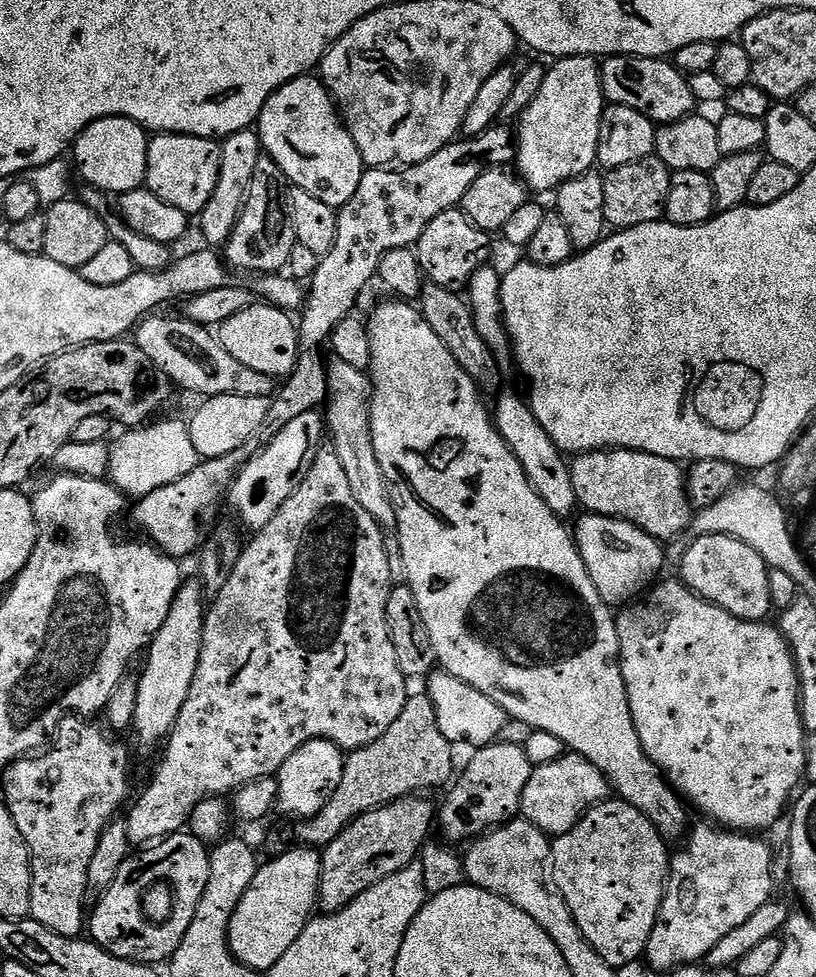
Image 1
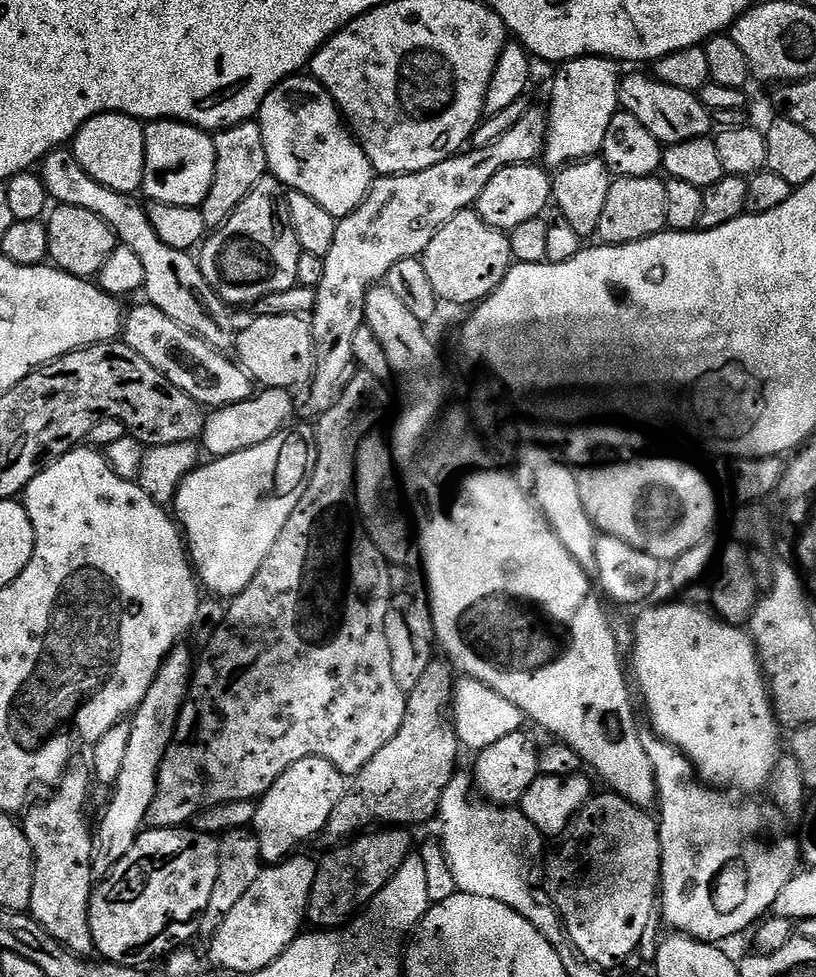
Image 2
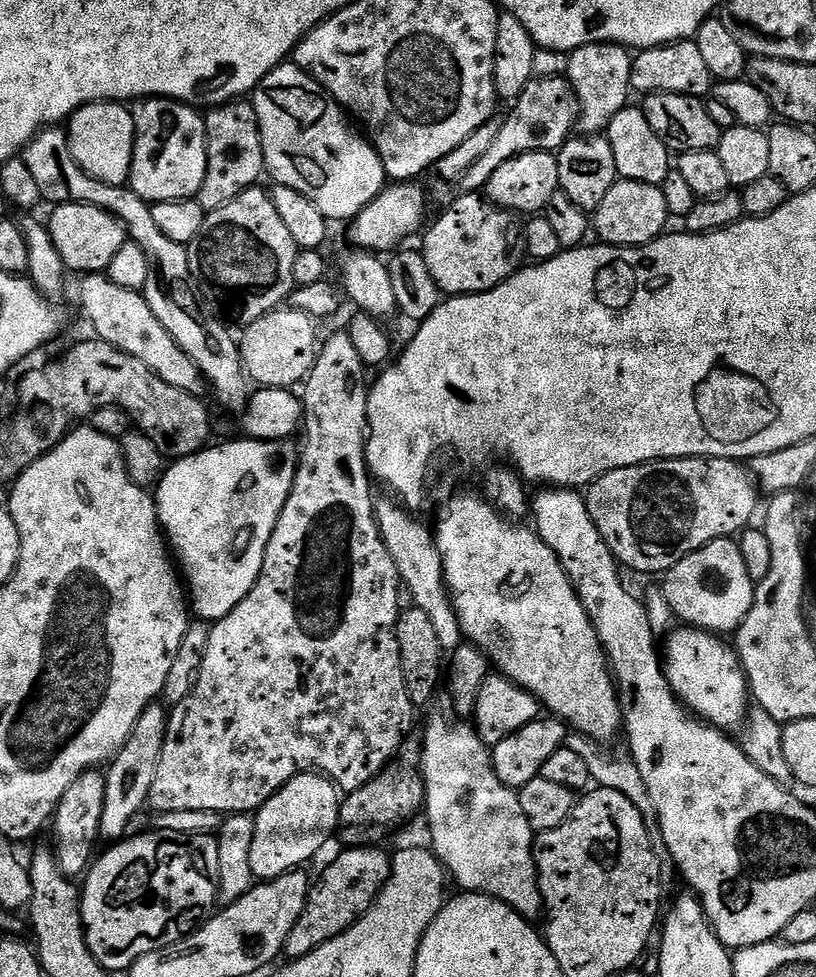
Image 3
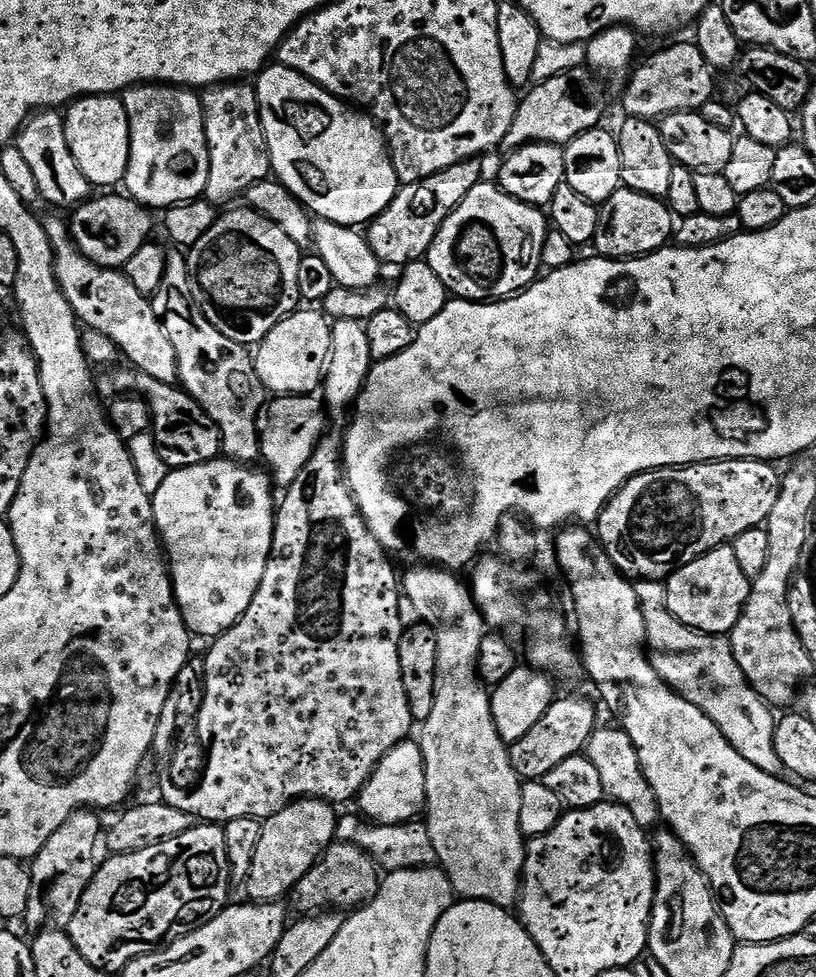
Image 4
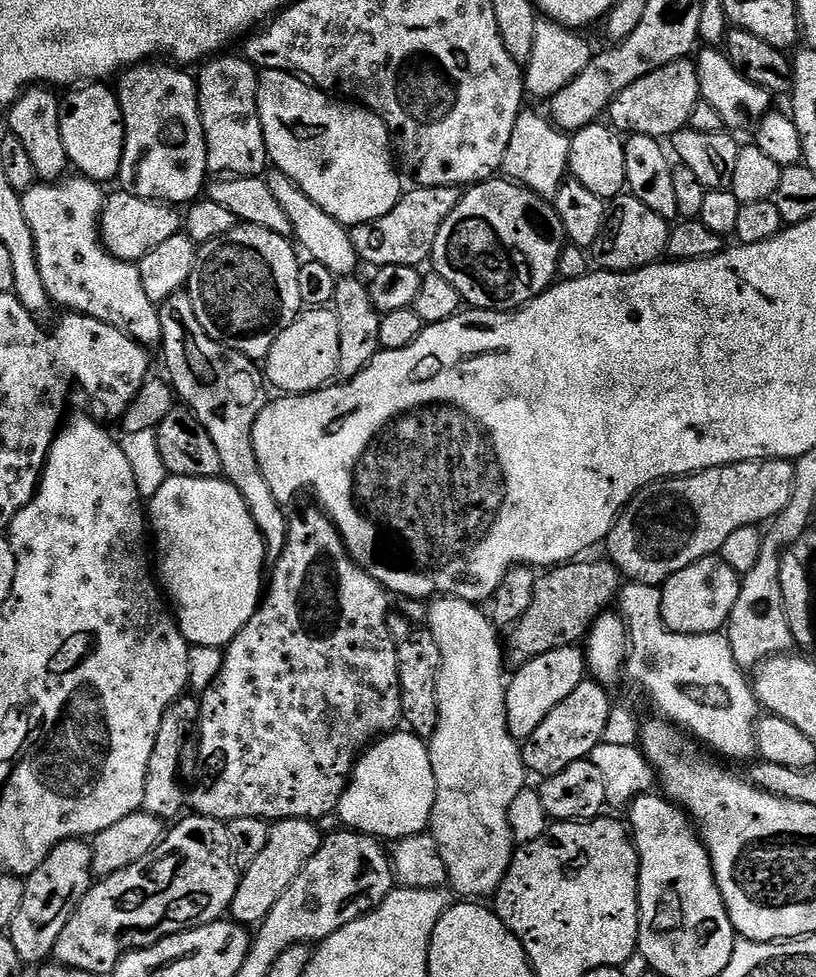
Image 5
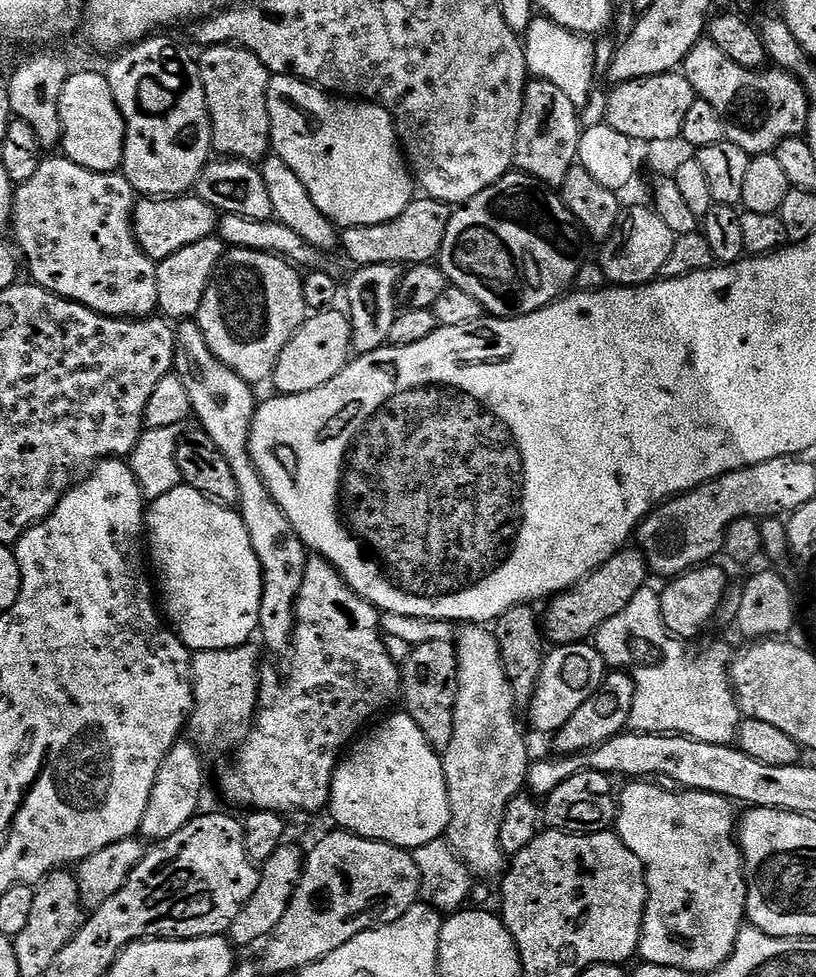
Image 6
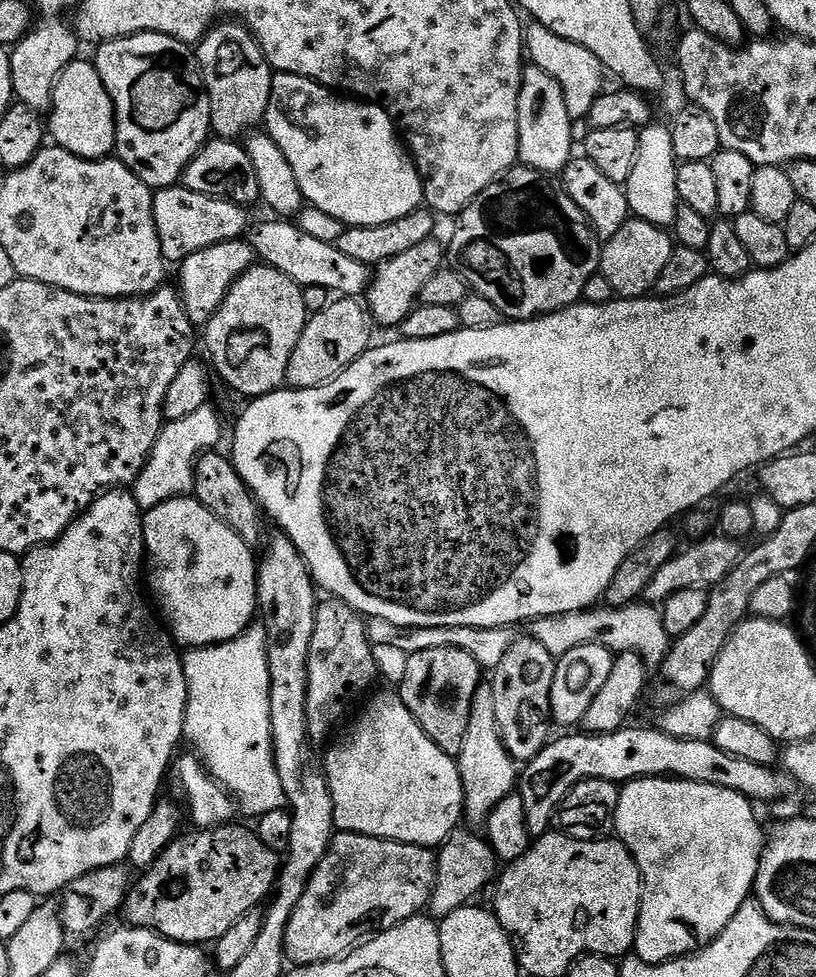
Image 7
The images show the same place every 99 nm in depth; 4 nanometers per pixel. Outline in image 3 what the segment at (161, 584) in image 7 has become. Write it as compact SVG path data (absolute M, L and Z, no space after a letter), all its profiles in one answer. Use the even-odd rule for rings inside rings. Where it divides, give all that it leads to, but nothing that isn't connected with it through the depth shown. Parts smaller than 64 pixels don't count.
M239 439L232 440L229 444L220 444L217 448L205 447L202 452L181 456L175 462L169 463L154 492L160 527L186 581L191 611L201 621L215 622L226 618L242 602L242 598L250 594L254 582L264 568L268 543L288 496L292 493L296 477L298 448L297 445L292 445L291 439Z

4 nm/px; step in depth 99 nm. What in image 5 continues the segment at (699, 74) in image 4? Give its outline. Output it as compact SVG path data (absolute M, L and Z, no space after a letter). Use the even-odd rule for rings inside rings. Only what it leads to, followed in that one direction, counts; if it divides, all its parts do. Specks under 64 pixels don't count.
M685 58L678 62L670 62L670 66L662 66L650 74L638 78L638 82L634 82L634 86L626 86L626 90L622 90L622 94L618 94L618 98L614 98L606 116L611 127L621 134L633 136L646 134L657 138L671 138L677 132L682 132L691 125L694 106L698 106L700 103L702 103L702 97L698 82L698 70L691 59Z

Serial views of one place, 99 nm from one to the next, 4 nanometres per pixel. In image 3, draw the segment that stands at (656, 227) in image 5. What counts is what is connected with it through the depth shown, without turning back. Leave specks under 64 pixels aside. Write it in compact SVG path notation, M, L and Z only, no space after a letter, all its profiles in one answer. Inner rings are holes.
M617 178L614 186L602 198L602 206L594 213L594 232L599 243L610 244L614 248L638 248L665 235L664 228L670 223L666 194L659 184L634 182Z

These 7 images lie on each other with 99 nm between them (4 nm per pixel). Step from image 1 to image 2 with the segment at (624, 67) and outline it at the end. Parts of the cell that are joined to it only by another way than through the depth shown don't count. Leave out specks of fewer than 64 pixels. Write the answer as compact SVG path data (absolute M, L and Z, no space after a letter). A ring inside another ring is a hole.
M632 70L620 81L620 108L625 112L634 114L650 134L661 146L688 142L690 140L702 140L709 135L714 128L714 116L700 100L699 95L690 90L682 90L678 86L668 84L664 80L657 80L655 75L648 76L644 70Z

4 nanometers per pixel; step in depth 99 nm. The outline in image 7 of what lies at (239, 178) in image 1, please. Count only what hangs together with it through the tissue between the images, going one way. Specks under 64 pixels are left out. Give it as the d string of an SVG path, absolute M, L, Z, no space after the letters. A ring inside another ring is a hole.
M220 22L195 45L194 51L210 98L212 132L221 140L239 141L259 129L256 127L264 124L264 115L270 106L274 73L251 32L239 22Z

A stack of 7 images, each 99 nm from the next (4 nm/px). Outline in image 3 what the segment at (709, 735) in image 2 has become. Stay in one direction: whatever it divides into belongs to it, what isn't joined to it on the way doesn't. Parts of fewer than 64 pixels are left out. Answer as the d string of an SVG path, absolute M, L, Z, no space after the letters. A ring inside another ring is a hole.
M678 628L669 631L666 636L668 641L662 644L664 676L672 687L672 693L693 716L700 717L705 724L721 730L739 729L748 718L750 693L748 679L740 667L735 647L731 643L723 644L719 635L702 632L699 628Z

